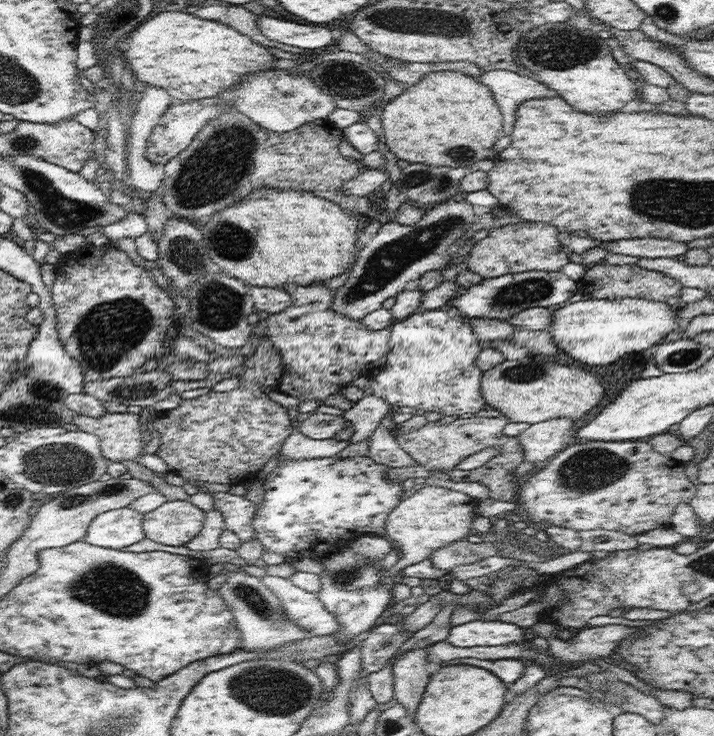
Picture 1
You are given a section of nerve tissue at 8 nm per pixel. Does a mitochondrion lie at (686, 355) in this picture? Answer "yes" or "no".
yes

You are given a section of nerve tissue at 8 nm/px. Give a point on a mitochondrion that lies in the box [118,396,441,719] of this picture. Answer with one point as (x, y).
(250, 596)

